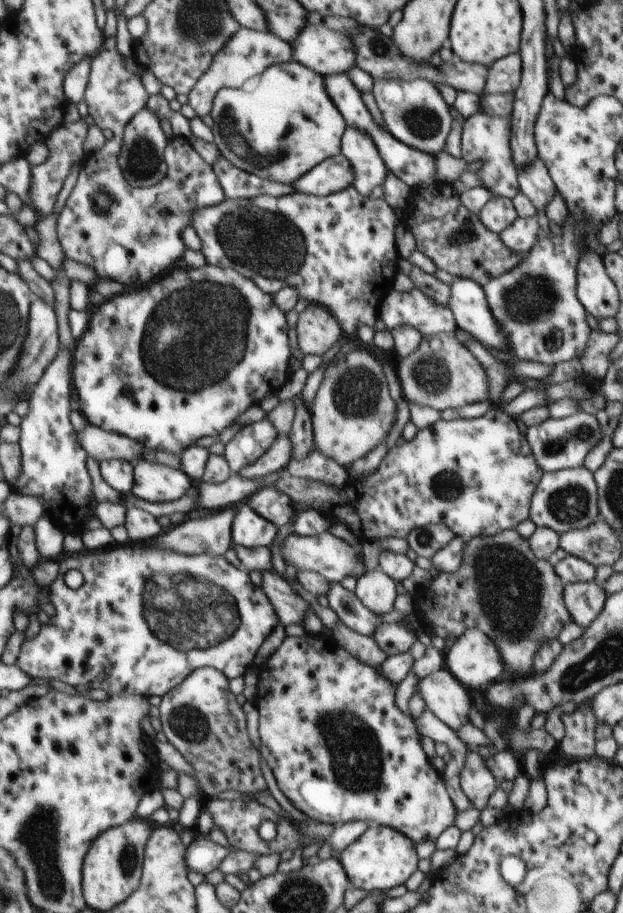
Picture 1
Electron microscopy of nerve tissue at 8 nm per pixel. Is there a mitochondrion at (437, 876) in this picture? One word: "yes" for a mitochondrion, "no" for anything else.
no

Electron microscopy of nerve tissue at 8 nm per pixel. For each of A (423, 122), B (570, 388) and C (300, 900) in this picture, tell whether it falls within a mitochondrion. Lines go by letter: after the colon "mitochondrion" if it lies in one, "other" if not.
A: mitochondrion
B: other
C: mitochondrion

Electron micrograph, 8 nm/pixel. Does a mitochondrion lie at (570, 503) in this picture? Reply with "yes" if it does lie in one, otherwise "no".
yes

